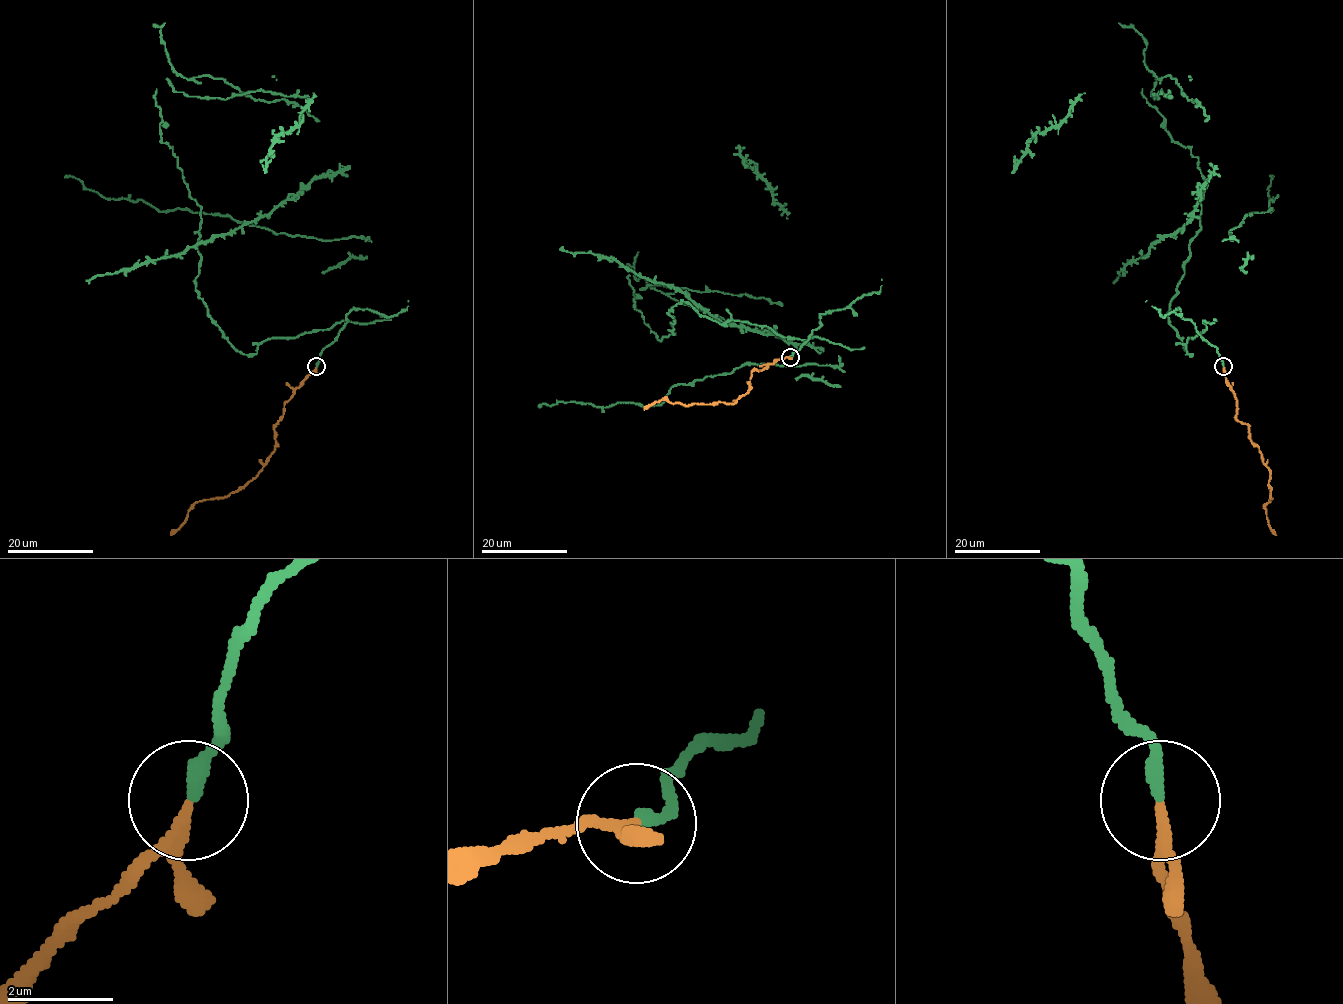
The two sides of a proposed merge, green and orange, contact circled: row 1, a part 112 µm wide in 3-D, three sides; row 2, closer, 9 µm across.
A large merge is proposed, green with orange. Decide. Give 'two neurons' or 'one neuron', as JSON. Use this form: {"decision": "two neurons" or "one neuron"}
{"decision": "one neuron"}

